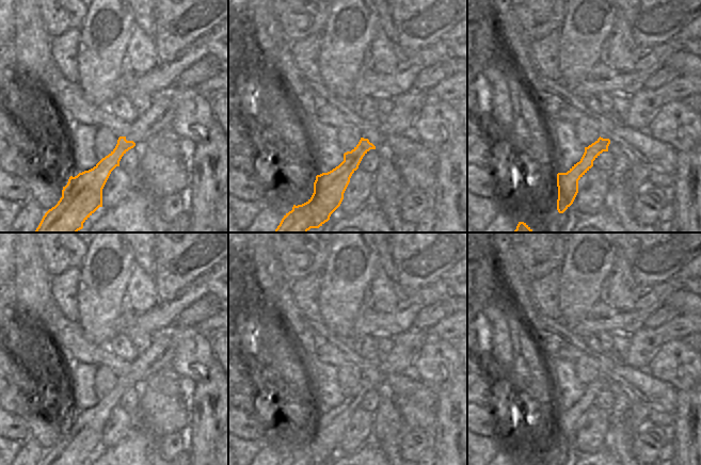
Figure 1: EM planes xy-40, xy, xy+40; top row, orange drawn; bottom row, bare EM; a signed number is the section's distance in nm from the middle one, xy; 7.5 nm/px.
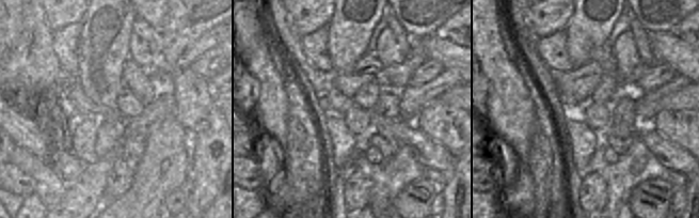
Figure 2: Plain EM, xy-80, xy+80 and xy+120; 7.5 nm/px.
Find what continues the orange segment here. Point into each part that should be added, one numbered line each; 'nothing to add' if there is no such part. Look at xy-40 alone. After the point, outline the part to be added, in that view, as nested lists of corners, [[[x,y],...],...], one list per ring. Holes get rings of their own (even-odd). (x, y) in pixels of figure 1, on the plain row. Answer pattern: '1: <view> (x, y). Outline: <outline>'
1: xy-40 (159, 355). Outline: [[[171,327],[152,333],[152,344],[130,363],[126,379],[133,380],[136,386],[142,386],[155,373],[171,367],[174,355],[175,344],[171,336]]]

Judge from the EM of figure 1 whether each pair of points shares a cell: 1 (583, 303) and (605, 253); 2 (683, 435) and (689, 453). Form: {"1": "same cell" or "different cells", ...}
{"1": "same cell", "2": "same cell"}

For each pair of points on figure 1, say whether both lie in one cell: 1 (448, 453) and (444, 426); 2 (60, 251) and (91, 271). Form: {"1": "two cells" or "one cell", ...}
{"1": "one cell", "2": "two cells"}

